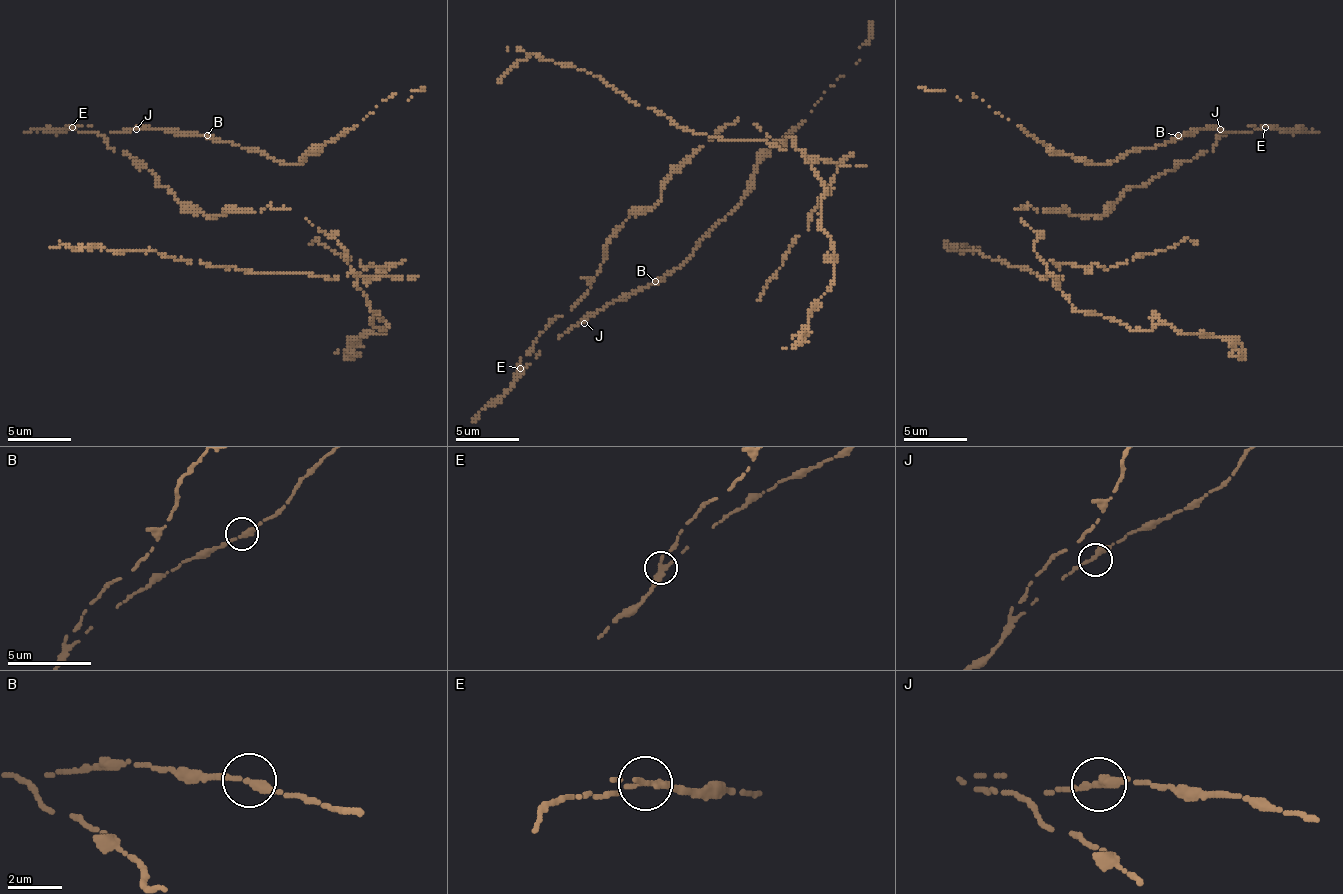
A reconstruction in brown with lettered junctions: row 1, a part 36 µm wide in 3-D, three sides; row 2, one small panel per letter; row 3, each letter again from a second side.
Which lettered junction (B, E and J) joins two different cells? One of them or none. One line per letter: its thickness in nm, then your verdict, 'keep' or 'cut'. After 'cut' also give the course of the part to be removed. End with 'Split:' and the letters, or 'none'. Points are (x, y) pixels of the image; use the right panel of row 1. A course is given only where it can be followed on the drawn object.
B: 280 nm thick; keep
E: 280 nm thick; cut; foreign part runs (1264, 126), (1226, 132), (1101, 215), (1018, 209), (1037, 235), (1044, 279), (951, 247), (980, 247)
J: 280 nm thick; keep
Split: E

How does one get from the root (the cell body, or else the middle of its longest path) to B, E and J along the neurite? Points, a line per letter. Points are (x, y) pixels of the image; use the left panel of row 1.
B: (156, 183), (143, 161), (114, 151), (101, 135), (133, 129), (207, 135)
E: (156, 183), (156, 177), (143, 161), (124, 151), (114, 151), (101, 135), (79, 132), (72, 126)
J: (156, 183), (156, 177), (143, 161), (124, 151), (114, 151), (101, 135), (136, 129)

